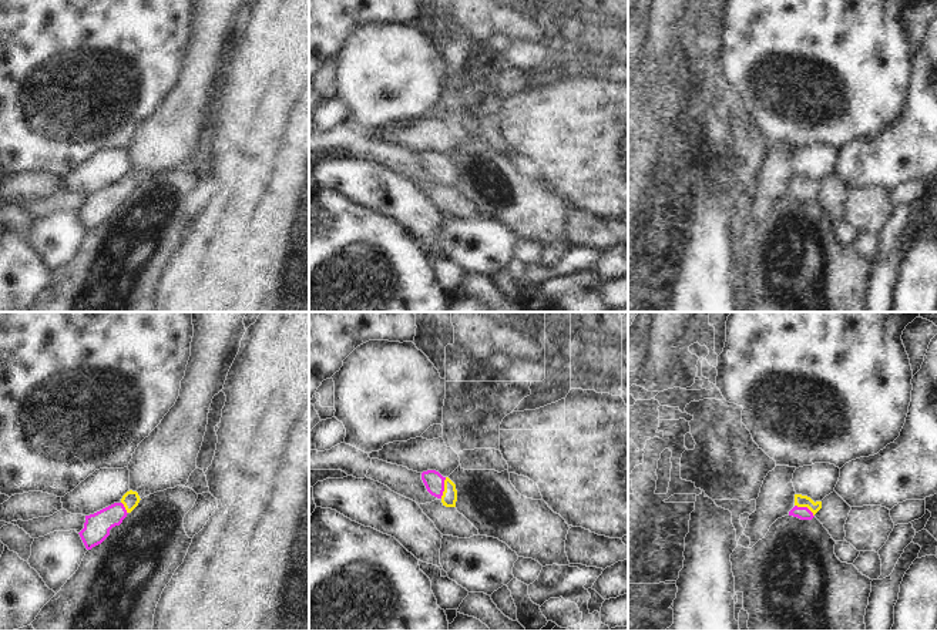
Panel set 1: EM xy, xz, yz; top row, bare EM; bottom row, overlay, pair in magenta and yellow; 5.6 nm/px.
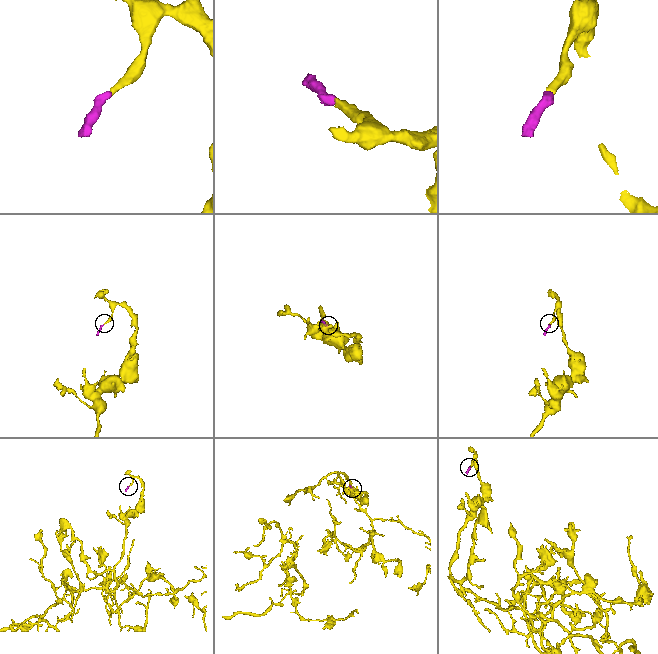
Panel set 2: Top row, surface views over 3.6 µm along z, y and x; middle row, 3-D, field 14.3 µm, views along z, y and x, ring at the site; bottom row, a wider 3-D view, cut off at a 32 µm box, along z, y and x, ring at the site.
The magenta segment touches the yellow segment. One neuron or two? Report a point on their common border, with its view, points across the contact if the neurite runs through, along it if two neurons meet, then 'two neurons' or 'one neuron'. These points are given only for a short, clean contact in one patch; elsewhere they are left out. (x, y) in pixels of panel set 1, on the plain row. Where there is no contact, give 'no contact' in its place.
meets magenta in xz at (443, 168); runs through xz (433, 161), (443, 168), (449, 178); one neuron

